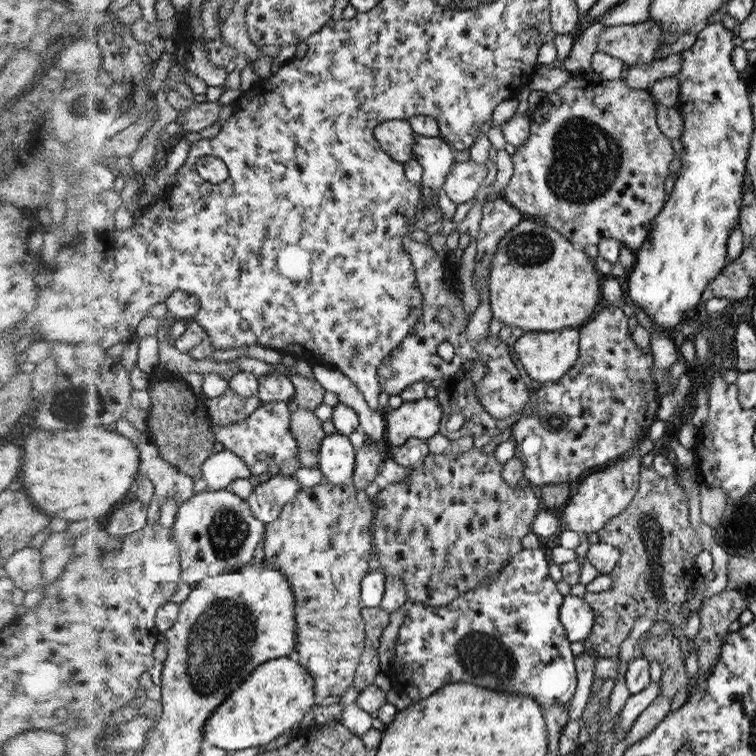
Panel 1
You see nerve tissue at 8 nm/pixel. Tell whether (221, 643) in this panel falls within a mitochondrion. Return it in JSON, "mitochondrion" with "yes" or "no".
{"mitochondrion":"yes"}

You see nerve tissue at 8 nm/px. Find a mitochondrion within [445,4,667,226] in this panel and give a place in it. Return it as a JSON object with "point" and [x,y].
{"point":[588,160]}

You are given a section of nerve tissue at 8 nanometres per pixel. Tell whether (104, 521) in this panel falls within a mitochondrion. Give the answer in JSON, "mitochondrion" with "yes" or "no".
{"mitochondrion":"no"}

